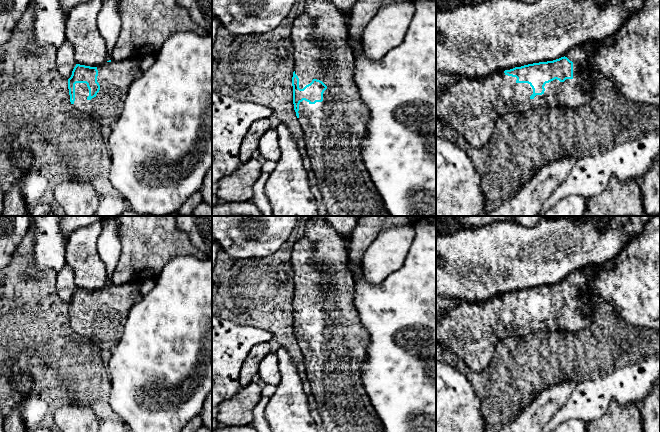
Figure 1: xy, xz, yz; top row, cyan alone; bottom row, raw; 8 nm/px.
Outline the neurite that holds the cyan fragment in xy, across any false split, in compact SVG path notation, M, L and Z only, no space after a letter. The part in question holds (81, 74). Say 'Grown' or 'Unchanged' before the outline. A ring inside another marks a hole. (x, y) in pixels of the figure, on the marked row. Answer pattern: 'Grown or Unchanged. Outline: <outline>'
Grown. Outline: M135 58L109 60L97 67L76 64L68 79L70 102L75 109L89 115L101 125L112 126L122 114L128 90L140 73L140 59Z

